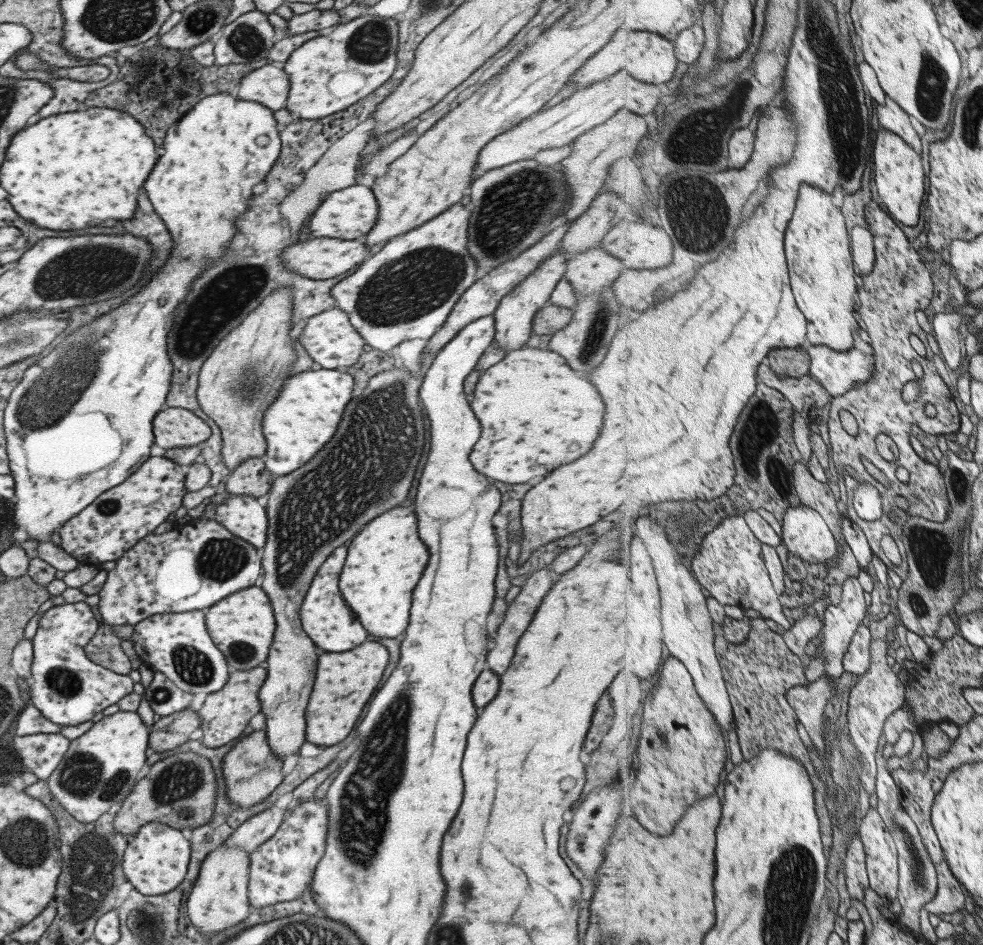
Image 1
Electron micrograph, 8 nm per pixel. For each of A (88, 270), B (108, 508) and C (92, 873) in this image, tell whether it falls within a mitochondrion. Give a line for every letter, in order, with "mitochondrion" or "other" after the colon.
A: mitochondrion
B: mitochondrion
C: mitochondrion

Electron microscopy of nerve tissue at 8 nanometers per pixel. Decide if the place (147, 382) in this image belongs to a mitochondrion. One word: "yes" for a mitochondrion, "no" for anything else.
no

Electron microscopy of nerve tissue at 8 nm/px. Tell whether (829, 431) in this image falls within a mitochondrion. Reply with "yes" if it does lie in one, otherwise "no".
no

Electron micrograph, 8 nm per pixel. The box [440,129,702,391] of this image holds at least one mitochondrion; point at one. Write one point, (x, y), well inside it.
(511, 209)

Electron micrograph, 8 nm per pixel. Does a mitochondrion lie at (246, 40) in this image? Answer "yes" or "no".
yes

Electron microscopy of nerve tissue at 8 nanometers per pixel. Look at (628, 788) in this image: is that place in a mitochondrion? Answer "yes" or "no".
no

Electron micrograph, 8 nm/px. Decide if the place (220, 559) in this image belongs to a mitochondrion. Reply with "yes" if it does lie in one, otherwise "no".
yes

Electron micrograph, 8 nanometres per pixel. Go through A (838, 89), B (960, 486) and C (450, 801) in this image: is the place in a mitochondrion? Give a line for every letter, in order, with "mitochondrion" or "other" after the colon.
A: mitochondrion
B: mitochondrion
C: other

